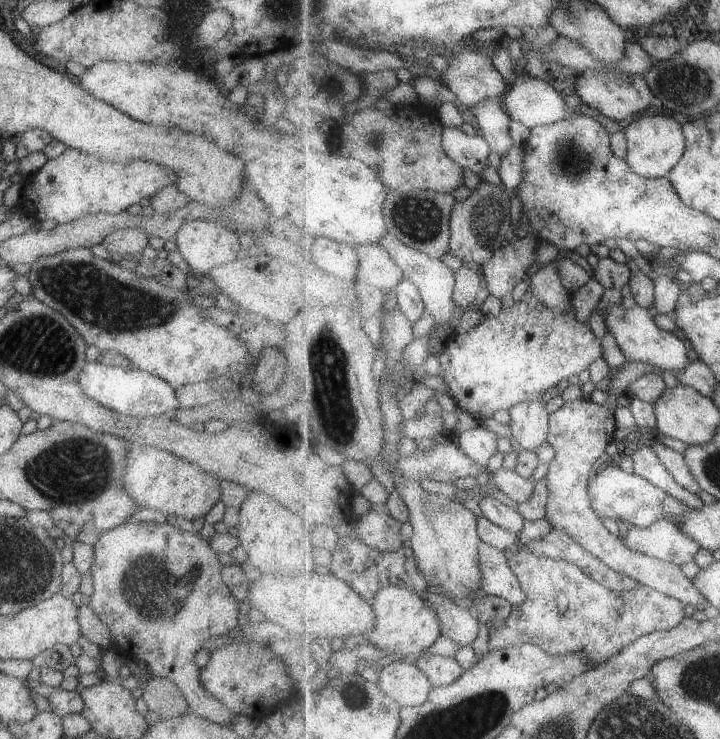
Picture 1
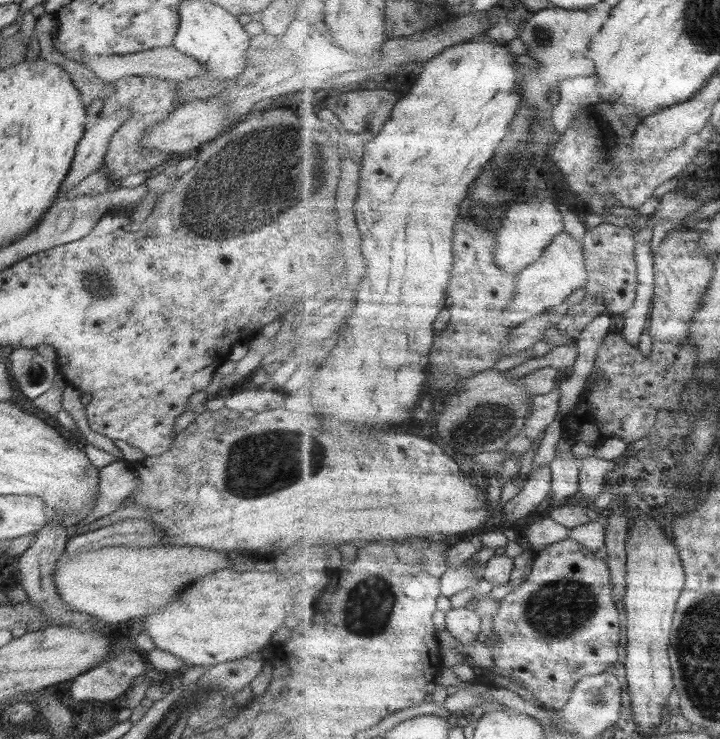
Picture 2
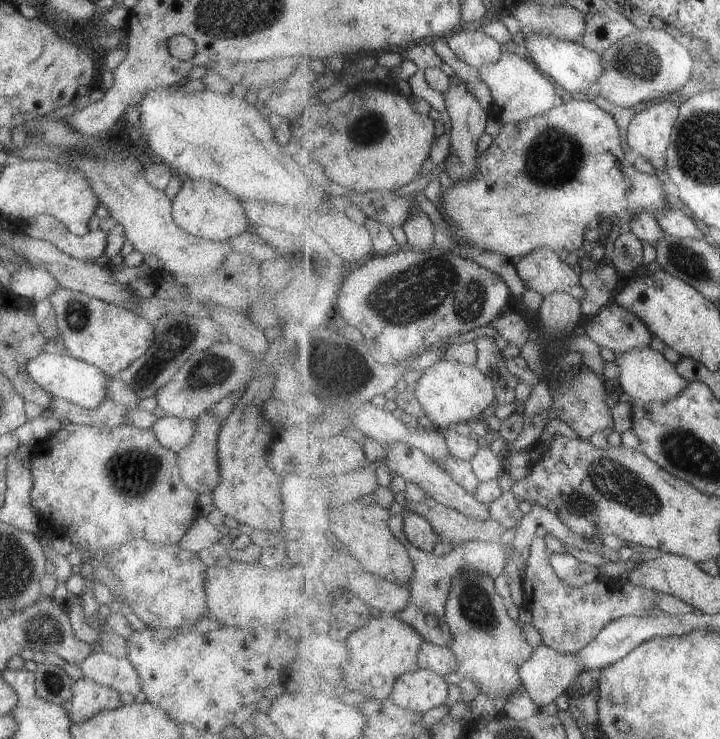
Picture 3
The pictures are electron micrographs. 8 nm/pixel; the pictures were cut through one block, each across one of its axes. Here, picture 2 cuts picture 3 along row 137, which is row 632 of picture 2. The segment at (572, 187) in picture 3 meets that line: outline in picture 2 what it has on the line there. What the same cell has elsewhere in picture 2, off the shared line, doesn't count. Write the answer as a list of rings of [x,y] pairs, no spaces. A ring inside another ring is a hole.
[[[573,536],[563,540],[563,542],[548,545],[544,550],[537,552],[535,562],[533,562],[531,576],[525,580],[525,584],[523,584],[521,588],[517,588],[517,590],[511,590],[510,593],[501,600],[501,607],[499,607],[499,611],[494,614],[493,630],[499,635],[499,640],[497,640],[497,644],[495,644],[493,648],[490,648],[494,666],[489,669],[489,672],[506,677],[509,682],[513,682],[525,689],[527,695],[543,708],[557,711],[561,710],[565,705],[569,704],[573,689],[577,688],[577,683],[579,683],[585,675],[600,675],[618,666],[619,636],[621,636],[621,622],[619,622],[619,616],[621,614],[617,612],[620,610],[617,600],[615,599],[610,567],[608,566],[606,558],[604,558],[603,562],[603,556],[604,555],[601,553],[595,554],[585,549],[580,543],[576,542]]]

